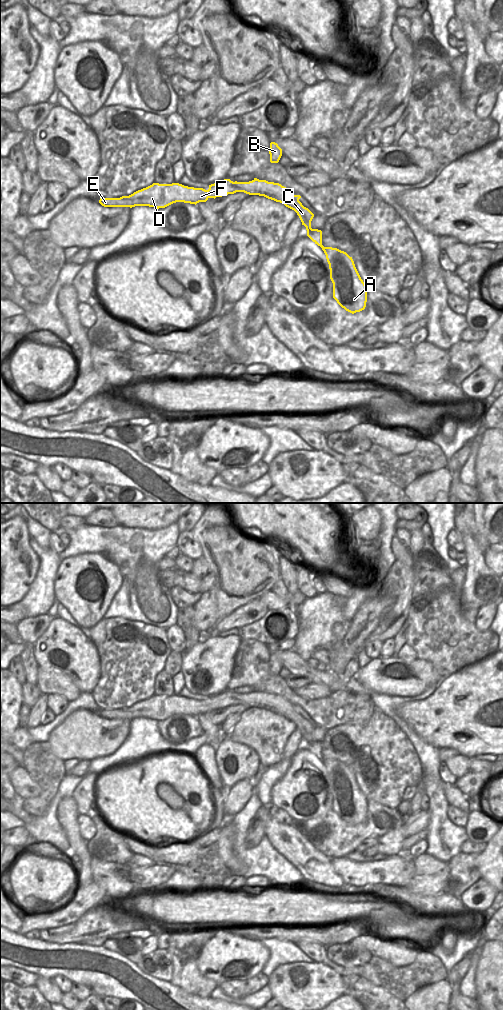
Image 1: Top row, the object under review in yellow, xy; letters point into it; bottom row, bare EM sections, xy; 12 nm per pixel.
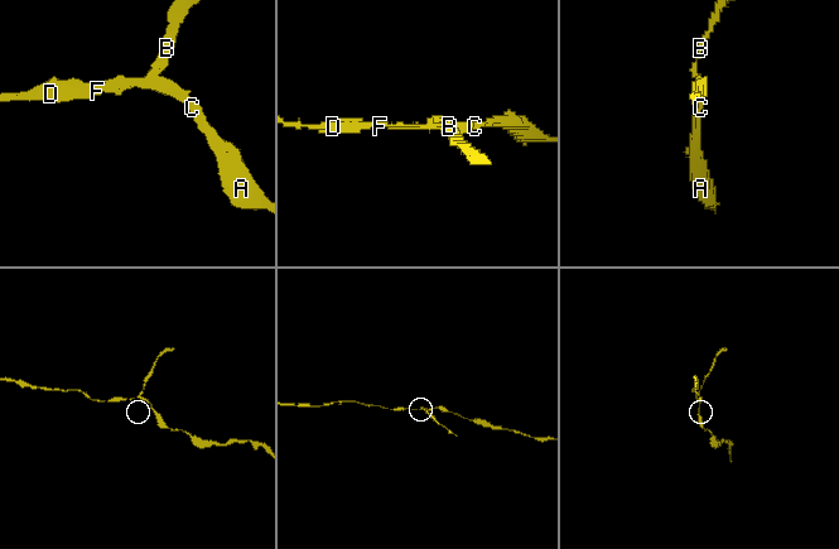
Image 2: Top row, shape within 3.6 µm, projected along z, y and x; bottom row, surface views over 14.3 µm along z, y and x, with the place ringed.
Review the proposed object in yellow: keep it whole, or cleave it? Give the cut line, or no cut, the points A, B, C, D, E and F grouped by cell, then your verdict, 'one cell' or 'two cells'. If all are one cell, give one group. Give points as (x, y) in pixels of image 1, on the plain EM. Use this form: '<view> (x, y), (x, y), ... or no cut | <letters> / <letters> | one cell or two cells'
xy (254, 691), (258, 692) | A C D E F / B | two cells

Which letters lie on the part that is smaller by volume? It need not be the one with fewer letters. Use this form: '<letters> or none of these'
B

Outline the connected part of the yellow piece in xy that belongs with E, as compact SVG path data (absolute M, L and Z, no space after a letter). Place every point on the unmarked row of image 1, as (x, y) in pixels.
M224 691L219 695L209 697L209 701L184 698L179 695L152 697L120 710L100 710L104 719L135 719L149 718L165 720L176 714L197 716L206 714L209 710L222 709L236 704L249 707L264 708L284 716L294 722L302 737L306 739L307 748L322 760L330 781L330 791L333 795L333 810L346 823L354 826L365 821L367 814L367 799L361 791L352 769L337 760L322 757L322 743L311 740L314 726L299 713L300 707L292 706L279 695L266 692L249 694L233 694Z

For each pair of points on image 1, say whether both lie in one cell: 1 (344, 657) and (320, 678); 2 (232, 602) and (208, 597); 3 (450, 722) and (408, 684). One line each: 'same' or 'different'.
1: different
2: different
3: different

